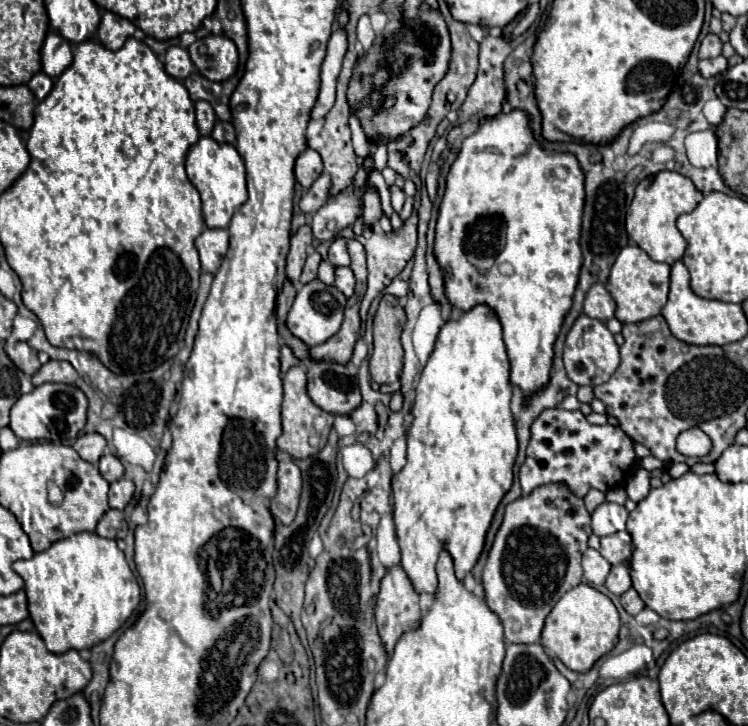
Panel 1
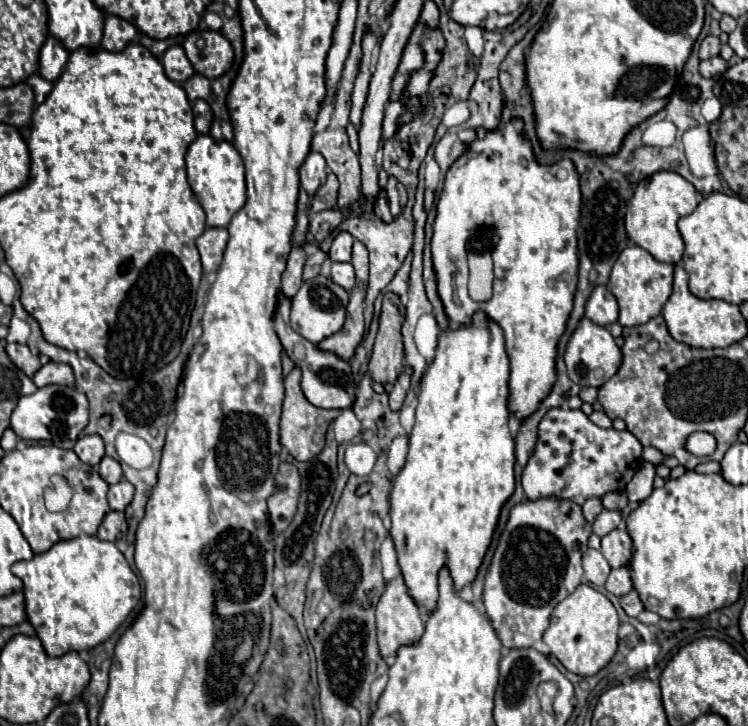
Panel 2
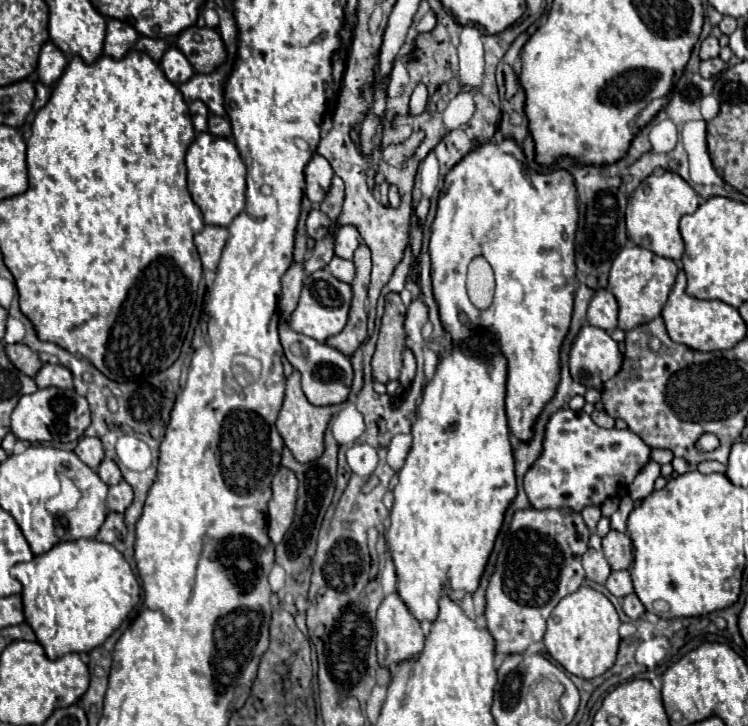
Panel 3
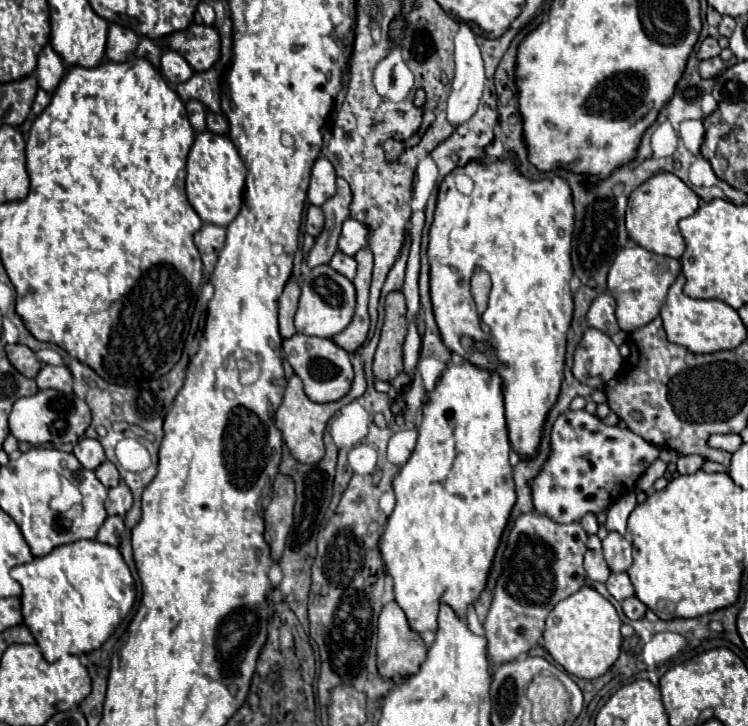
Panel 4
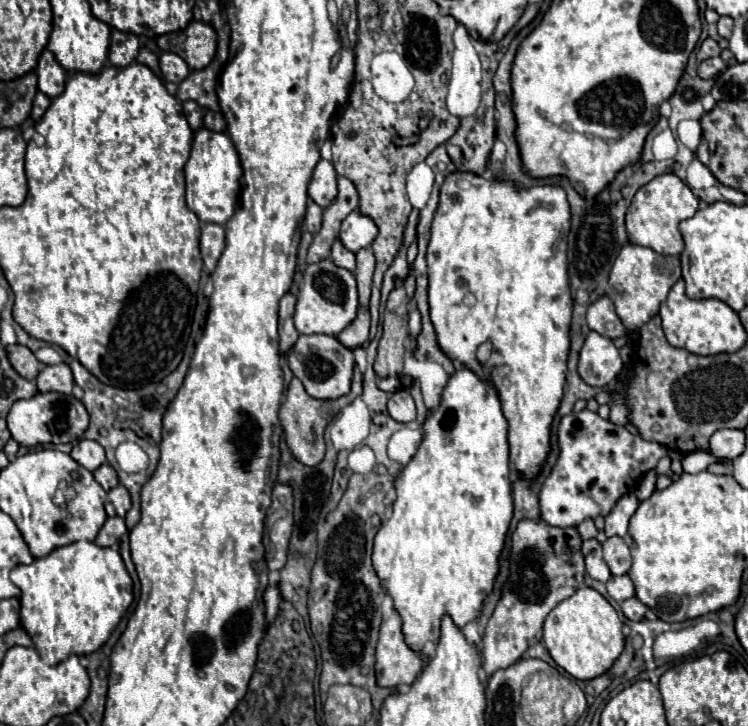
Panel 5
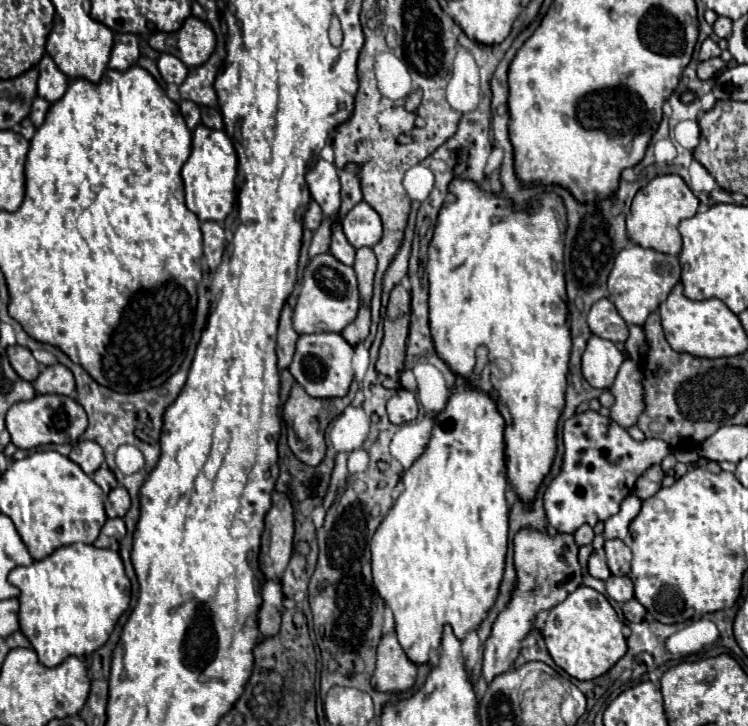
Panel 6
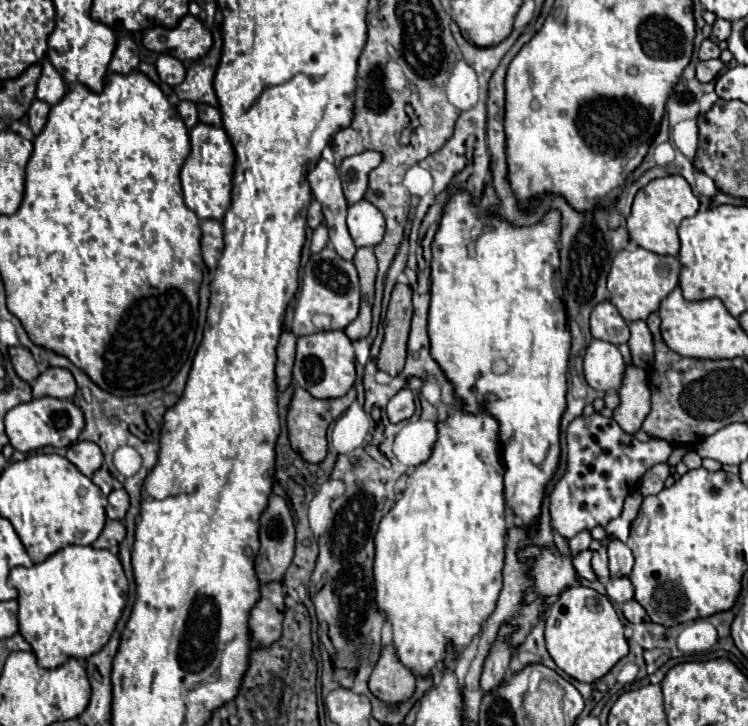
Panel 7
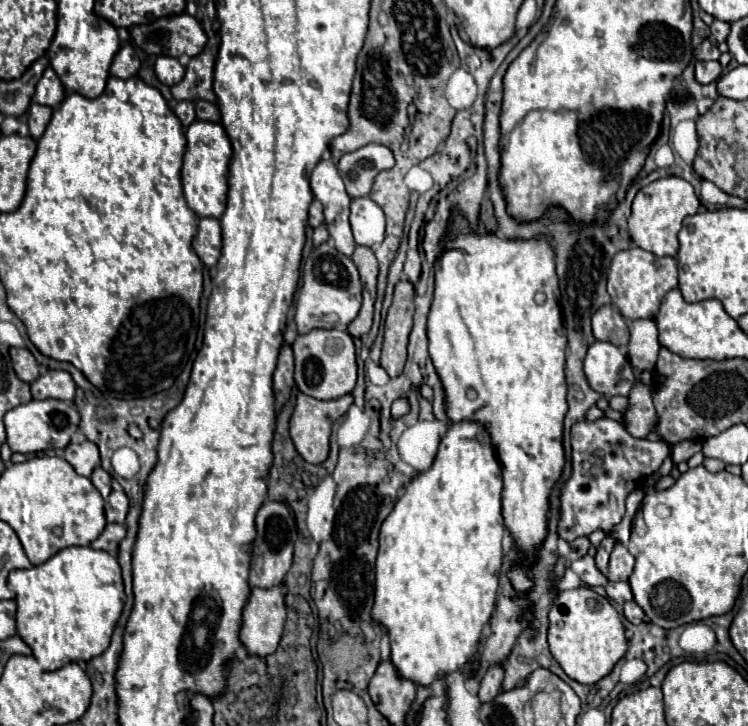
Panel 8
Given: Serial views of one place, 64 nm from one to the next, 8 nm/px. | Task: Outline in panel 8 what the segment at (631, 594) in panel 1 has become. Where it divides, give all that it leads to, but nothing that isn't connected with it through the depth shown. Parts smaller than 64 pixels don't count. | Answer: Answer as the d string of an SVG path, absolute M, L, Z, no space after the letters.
M630 600L630 602L624 604L624 616L626 616L632 624L642 624L642 622L646 620L644 610L642 610L634 600Z

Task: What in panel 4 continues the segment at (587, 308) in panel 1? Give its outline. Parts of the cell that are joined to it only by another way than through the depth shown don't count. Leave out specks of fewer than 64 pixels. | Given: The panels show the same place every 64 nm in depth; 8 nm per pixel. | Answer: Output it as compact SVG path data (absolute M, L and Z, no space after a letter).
M600 294L592 302L592 306L588 310L588 316L586 316L588 326L592 326L592 328L596 328L596 330L600 330L600 332L604 332L608 336L620 332L618 320L614 316L614 310L616 310L614 306L616 306L616 302L614 302L614 298L610 294Z

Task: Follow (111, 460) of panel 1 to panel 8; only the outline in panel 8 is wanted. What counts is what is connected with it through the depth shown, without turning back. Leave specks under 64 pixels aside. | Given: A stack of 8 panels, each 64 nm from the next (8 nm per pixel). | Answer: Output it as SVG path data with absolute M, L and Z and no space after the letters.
M96 466L96 468L94 468L90 480L92 480L92 484L96 486L96 490L102 494L102 498L106 498L106 496L110 494L110 482L112 482L112 476L110 476L106 470L102 470L102 466Z

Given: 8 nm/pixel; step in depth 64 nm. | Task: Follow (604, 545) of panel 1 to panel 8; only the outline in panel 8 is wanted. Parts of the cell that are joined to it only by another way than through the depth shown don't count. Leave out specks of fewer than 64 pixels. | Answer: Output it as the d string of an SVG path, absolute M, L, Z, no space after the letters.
M616 544L612 554L610 554L610 570L608 570L608 580L618 582L618 580L628 580L634 568L634 556L622 546Z

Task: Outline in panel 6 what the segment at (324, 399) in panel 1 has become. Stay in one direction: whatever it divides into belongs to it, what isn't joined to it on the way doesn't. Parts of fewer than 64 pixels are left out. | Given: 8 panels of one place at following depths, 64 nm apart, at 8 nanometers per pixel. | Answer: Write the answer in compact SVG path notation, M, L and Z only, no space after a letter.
M320 332L300 336L296 344L296 354L290 364L290 372L294 380L314 398L336 398L346 396L350 382L354 378L352 370L354 348L336 332Z

